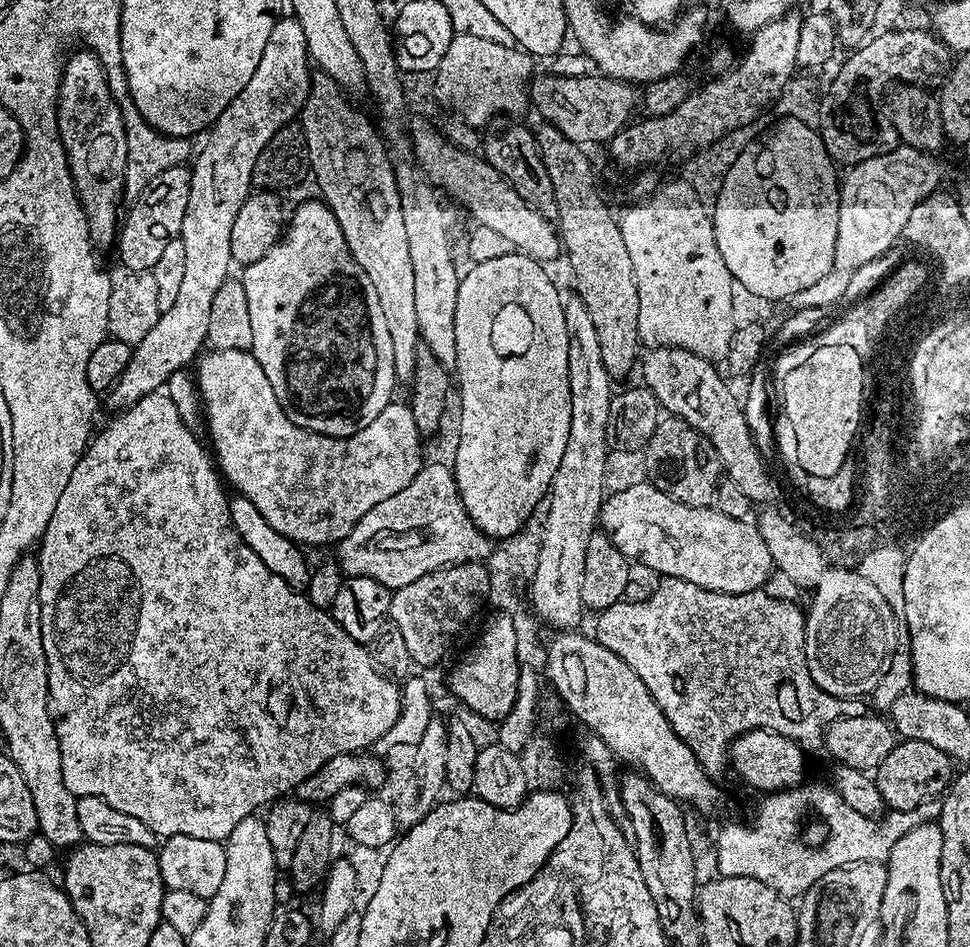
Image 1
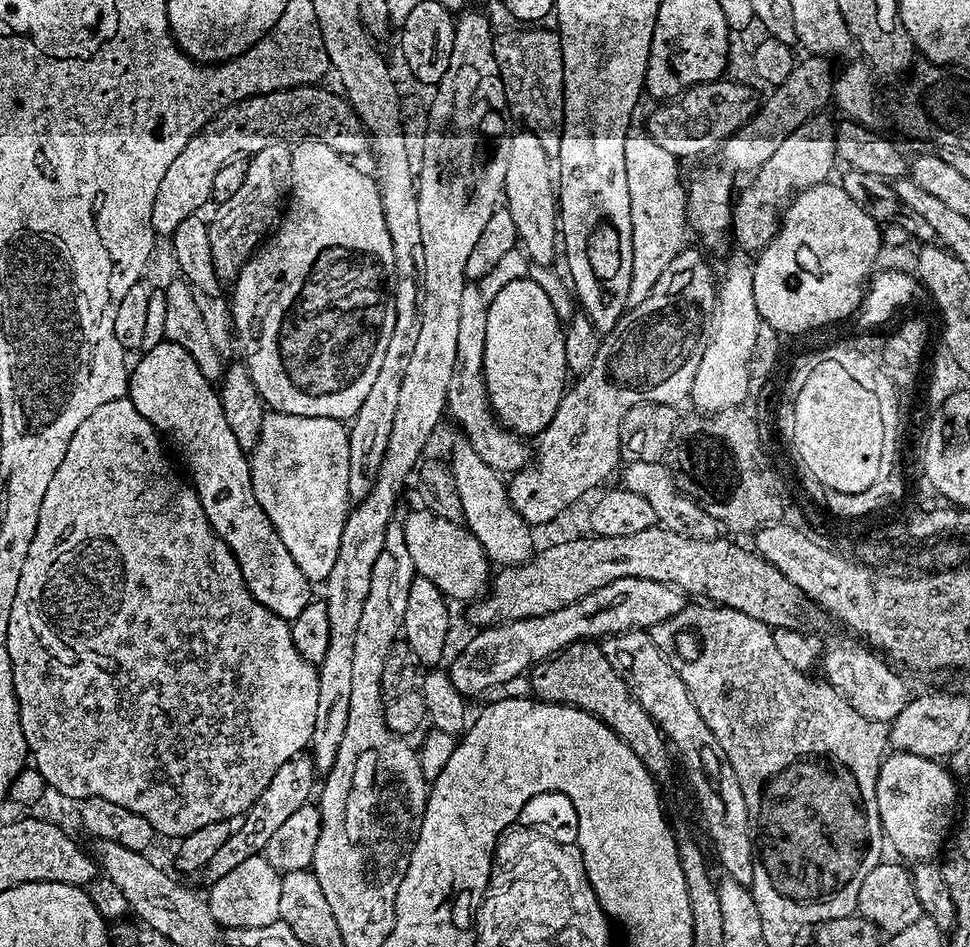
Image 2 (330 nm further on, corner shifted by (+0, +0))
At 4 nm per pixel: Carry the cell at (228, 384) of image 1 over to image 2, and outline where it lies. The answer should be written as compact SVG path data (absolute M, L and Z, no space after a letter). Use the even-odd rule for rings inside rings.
M269 411L256 439L256 448L250 453L254 498L266 510L266 518L278 530L286 550L290 550L290 558L298 562L298 570L310 582L327 581L330 570L334 570L342 530L348 521L348 434L349 429L334 418Z

